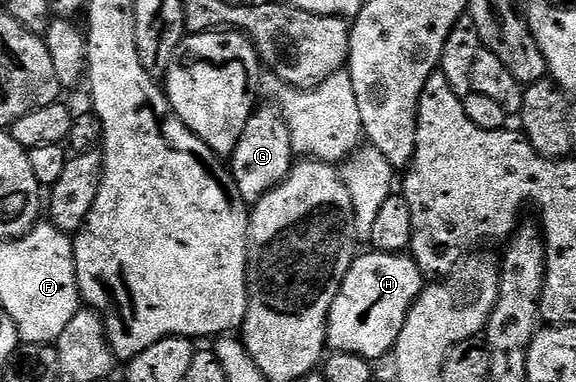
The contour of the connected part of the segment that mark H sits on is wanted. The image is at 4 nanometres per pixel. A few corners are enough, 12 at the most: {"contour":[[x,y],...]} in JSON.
{"contour":[[406,254],[355,255],[332,302],[335,353],[389,357],[424,287]]}

